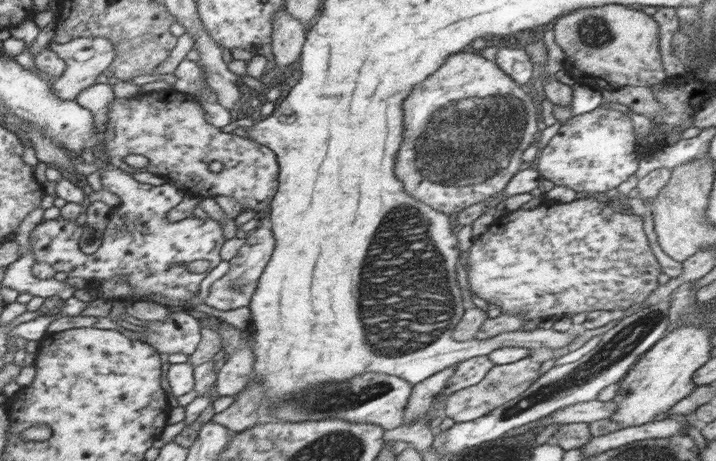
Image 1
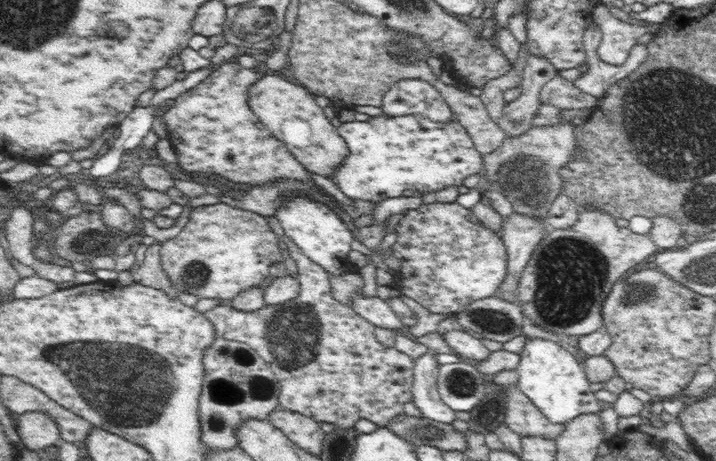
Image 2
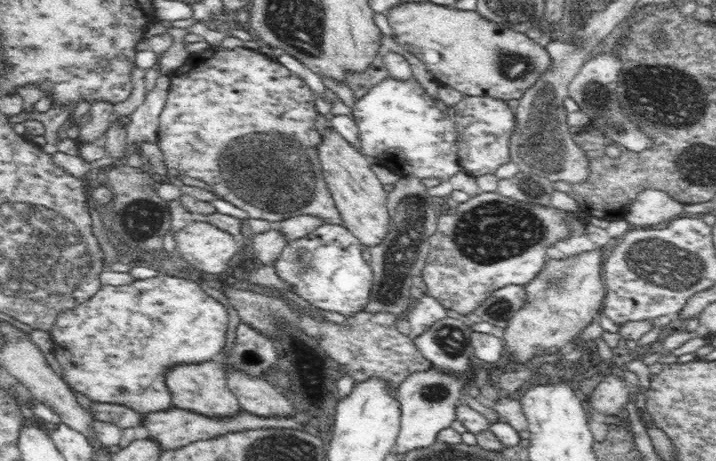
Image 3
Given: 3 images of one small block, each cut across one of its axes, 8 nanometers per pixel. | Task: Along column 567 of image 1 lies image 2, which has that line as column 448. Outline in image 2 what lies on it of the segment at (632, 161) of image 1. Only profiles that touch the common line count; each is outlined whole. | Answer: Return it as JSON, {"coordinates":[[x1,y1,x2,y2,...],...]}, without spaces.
{"coordinates":[[385,114,371,117,367,121,352,121,342,123,337,131,349,148,348,156,344,158,331,174,331,180,340,190,352,200,368,200,382,202,387,198,398,198,406,190,419,192,434,192,446,190,452,194,462,185,464,178,483,172,484,160,472,142,466,129,457,121,434,122,417,114,390,118]]}

